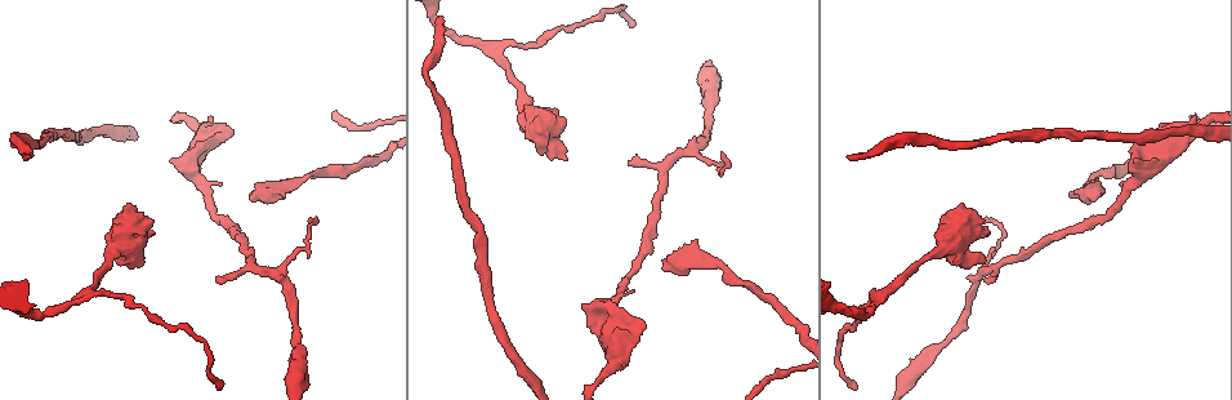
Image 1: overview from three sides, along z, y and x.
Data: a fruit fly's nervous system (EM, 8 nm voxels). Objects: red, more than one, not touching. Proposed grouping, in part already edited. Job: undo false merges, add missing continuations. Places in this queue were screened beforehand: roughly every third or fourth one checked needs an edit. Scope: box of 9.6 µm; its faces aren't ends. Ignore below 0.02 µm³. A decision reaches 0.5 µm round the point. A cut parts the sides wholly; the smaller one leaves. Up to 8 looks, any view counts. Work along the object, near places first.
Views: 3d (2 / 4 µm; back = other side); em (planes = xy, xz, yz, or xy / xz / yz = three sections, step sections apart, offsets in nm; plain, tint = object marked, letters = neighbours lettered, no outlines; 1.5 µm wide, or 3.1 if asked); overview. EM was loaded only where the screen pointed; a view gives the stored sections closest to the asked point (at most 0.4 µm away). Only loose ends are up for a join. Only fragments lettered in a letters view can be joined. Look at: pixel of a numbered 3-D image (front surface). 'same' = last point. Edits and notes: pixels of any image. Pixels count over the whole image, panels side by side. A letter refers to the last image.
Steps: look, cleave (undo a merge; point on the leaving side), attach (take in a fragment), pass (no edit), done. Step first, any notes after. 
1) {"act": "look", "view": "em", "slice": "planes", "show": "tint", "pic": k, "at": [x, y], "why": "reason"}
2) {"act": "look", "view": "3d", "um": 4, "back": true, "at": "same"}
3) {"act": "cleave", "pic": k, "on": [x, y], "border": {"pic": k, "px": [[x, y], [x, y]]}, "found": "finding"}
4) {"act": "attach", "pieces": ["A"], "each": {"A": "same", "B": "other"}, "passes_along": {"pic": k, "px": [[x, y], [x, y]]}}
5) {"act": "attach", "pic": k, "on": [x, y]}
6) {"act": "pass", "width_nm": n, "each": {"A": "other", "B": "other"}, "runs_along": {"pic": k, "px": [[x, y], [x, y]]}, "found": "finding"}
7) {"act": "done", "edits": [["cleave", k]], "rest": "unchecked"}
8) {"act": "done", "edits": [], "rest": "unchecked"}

{"act": "look", "view": "em", "slice": "planes", "show": "letters", "pic": 1, "at": [845, 156], "why": "tapers out"}

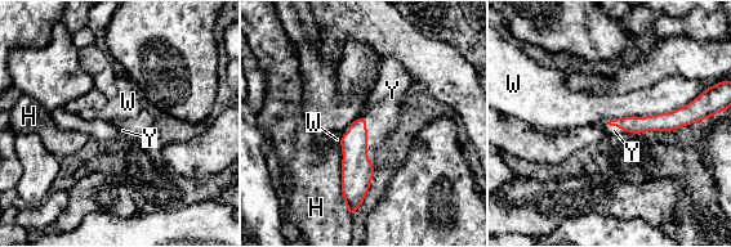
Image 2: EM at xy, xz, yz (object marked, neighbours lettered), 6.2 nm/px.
{"act": "attach", "pieces": ["Y"], "each": {"H": "other", "W": "other", "Y": "same"}, "passes_along": {"pic": 2, "px": [[357, 171], [366, 138], [377, 129]]}, "found": "it goes on there"}

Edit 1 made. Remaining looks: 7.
{"act": "look", "view": "em", "slice": "yz", "step": 8, "show": "tint", "pic": 1, "at": [110, 261], "why": "calibre changes"}

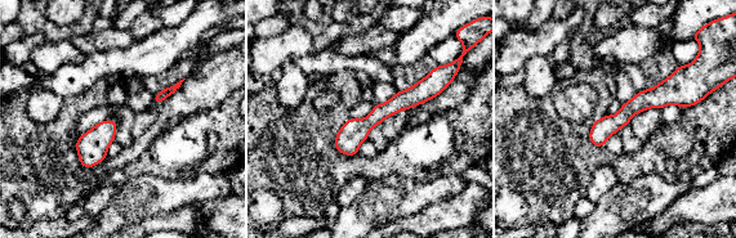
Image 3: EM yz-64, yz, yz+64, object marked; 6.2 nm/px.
{"act": "look", "view": "em", "slice": "planes", "show": "letters", "at": "same"}

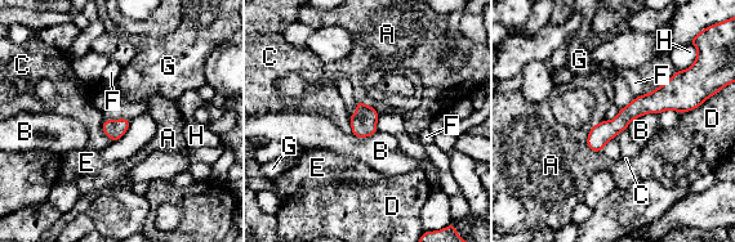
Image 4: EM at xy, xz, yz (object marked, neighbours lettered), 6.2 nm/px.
{"act": "pass", "each": {"A": "other", "B": "other", "C": "other", "D": "other", "E": "other", "F": "other", "G": "other", "H": "other"}, "border": {"pic": 4, "px": [[102, 121], [102, 131], [112, 142]]}, "found": "one cell here"}

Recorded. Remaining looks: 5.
{"act": "look", "view": "em", "slice": "xz", "step": 4, "show": "tint", "pic": 1, "at": [663, 268], "why": "free end"}

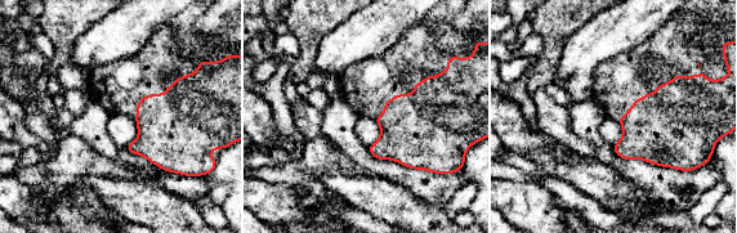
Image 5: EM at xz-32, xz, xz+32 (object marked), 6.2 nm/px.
{"act": "look", "view": "em", "slice": "planes", "show": "letters", "at": "same"}

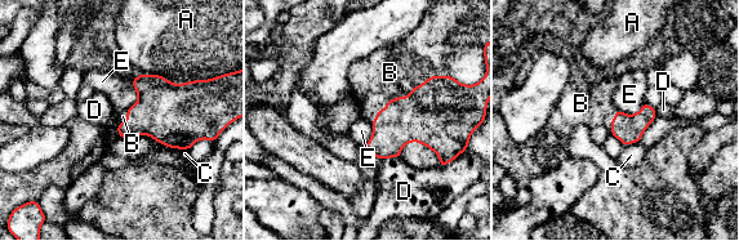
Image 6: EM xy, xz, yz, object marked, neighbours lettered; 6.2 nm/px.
{"act": "attach", "pieces": ["B"], "each": {"A": "other", "B": "same", "C": "other", "D": "other", "E": "other"}, "found": "the cell continues"}

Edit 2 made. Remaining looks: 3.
{"act": "done", "edits": [["attach", 2], ["attach", 6]], "rest": "unchecked"}

